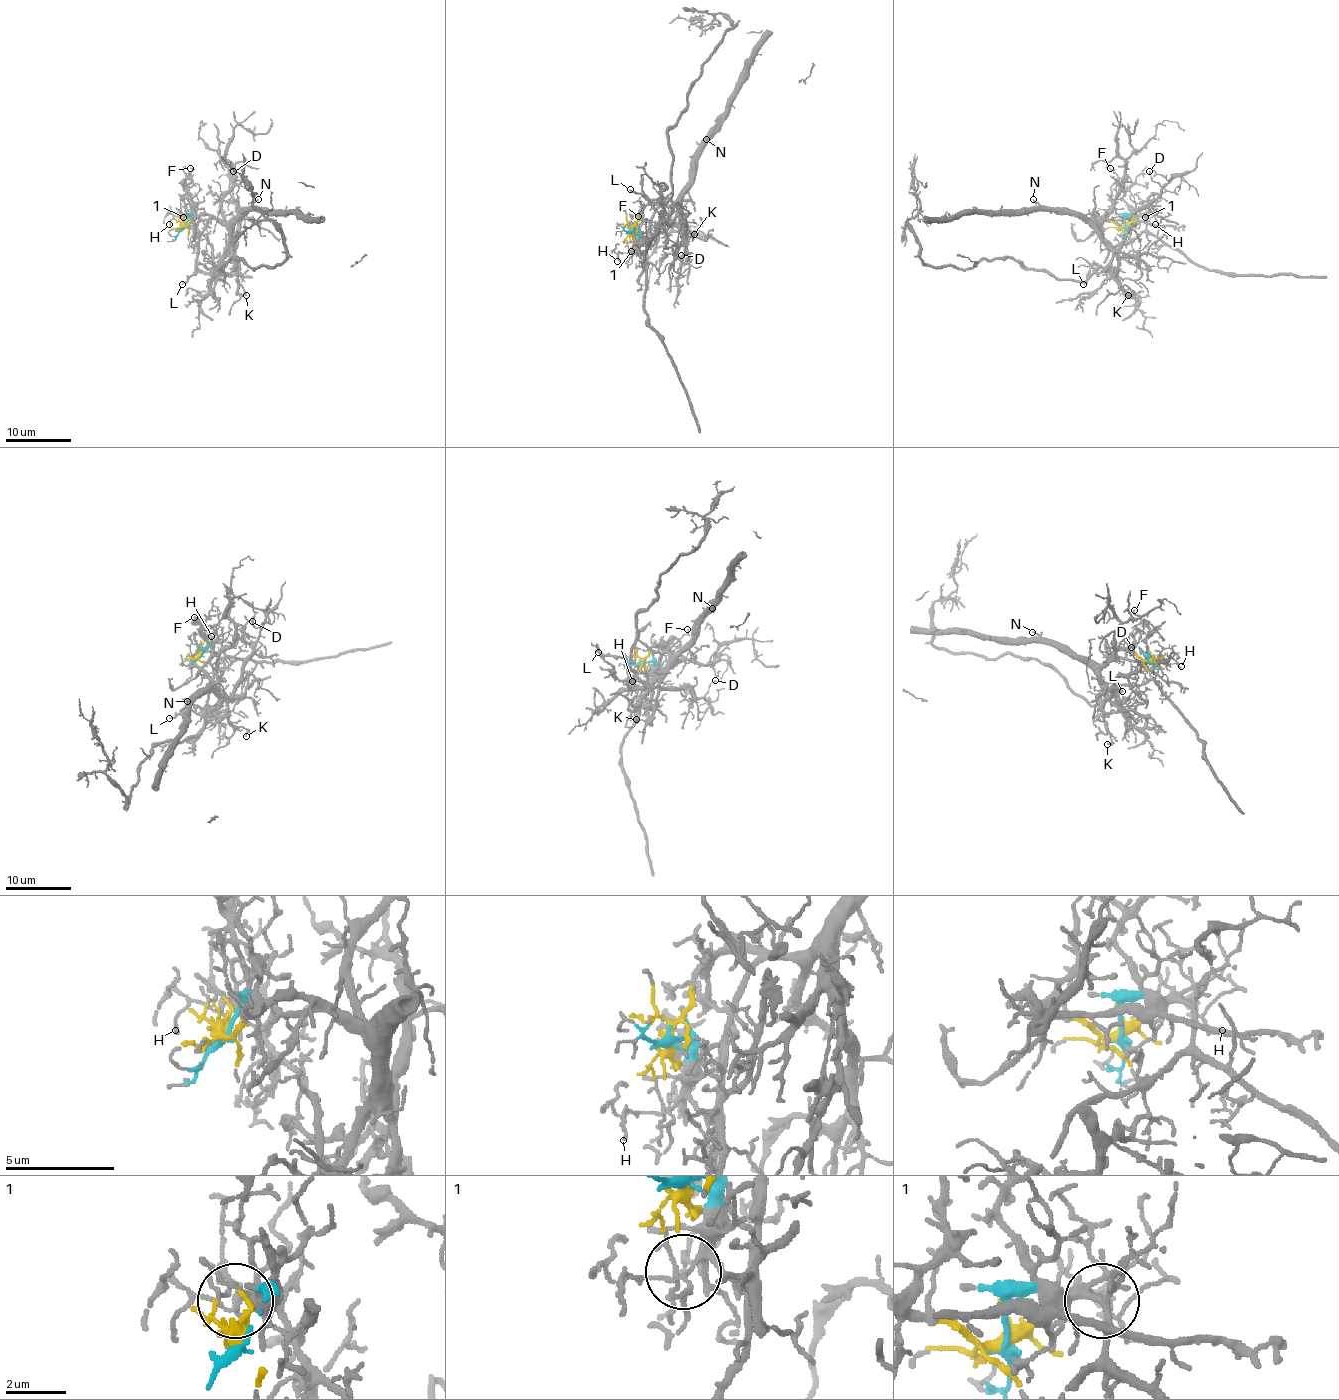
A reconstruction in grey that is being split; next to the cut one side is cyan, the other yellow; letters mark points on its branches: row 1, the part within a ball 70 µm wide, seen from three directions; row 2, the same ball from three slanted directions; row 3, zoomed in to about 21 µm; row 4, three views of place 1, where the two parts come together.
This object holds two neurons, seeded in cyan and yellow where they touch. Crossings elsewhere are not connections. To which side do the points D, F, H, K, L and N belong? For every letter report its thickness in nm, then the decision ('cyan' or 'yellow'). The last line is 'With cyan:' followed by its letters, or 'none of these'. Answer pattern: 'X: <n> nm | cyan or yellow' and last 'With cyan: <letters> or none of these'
D: 120 nm | yellow
F: 140 nm | cyan
H: 110 nm | cyan
K: 170 nm | yellow
L: 180 nm | yellow
N: 120 nm | yellow
With cyan: F, H

